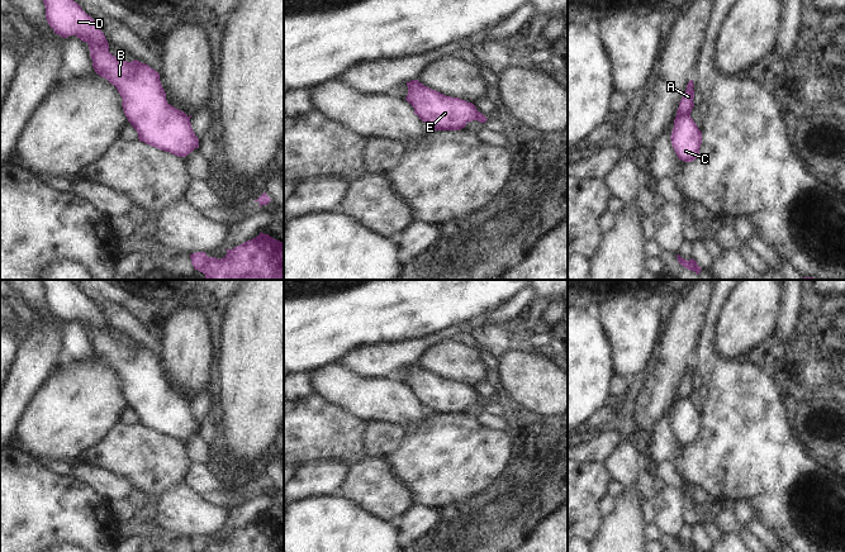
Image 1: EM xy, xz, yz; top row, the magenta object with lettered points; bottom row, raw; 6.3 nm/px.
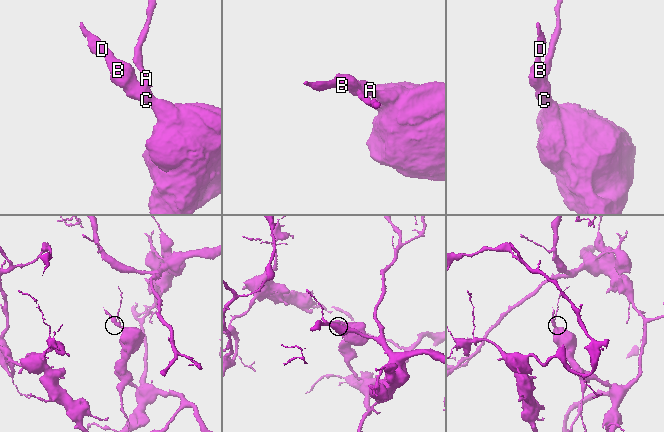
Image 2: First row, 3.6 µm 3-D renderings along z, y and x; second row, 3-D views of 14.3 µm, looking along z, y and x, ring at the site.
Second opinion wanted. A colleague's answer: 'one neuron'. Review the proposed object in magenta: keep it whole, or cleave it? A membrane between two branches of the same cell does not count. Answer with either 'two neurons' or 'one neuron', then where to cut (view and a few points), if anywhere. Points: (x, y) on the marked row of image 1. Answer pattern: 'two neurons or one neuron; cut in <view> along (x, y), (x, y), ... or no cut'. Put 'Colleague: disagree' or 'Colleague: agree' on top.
Colleague: disagree
two neurons; cut in yz along (689, 115), (677, 117)

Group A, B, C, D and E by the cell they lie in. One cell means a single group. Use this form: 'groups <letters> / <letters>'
groups A / B C D E

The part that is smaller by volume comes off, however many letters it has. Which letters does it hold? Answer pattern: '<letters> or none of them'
A

